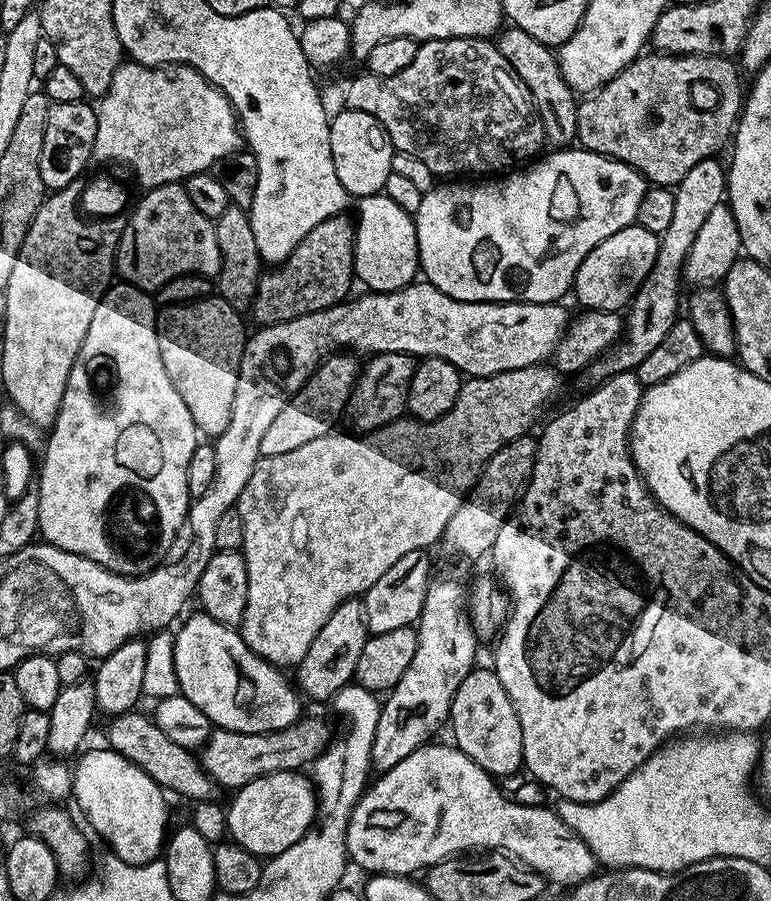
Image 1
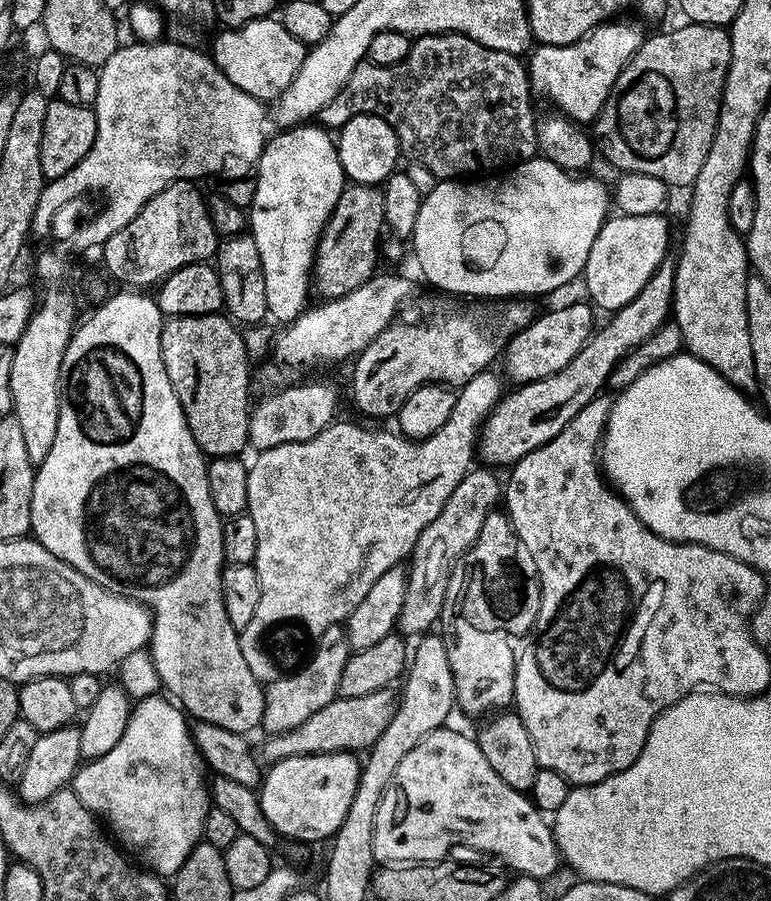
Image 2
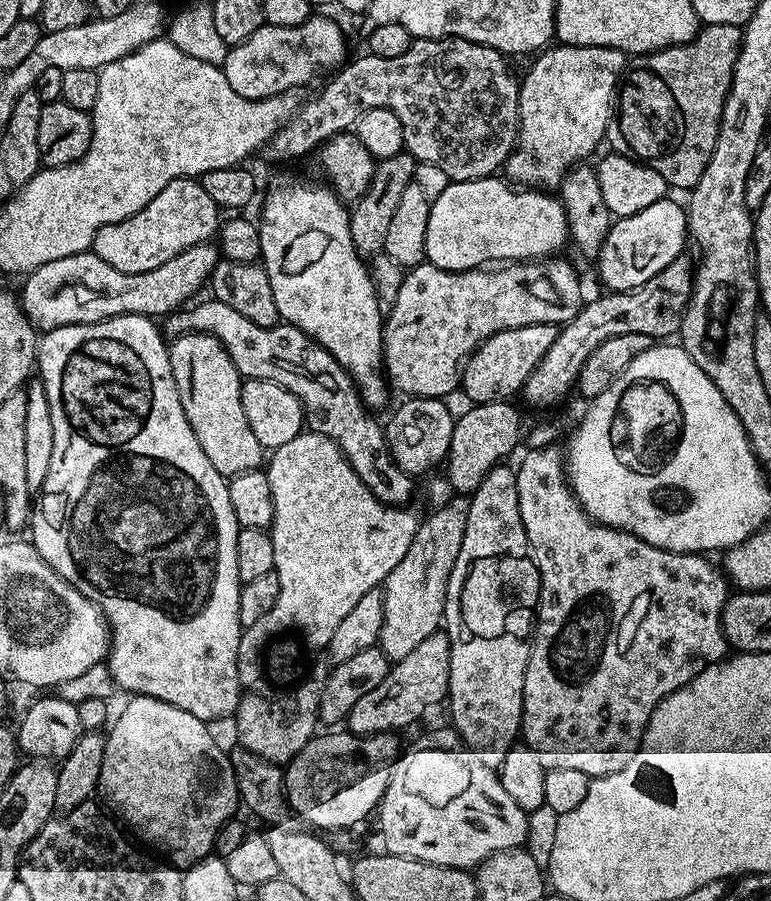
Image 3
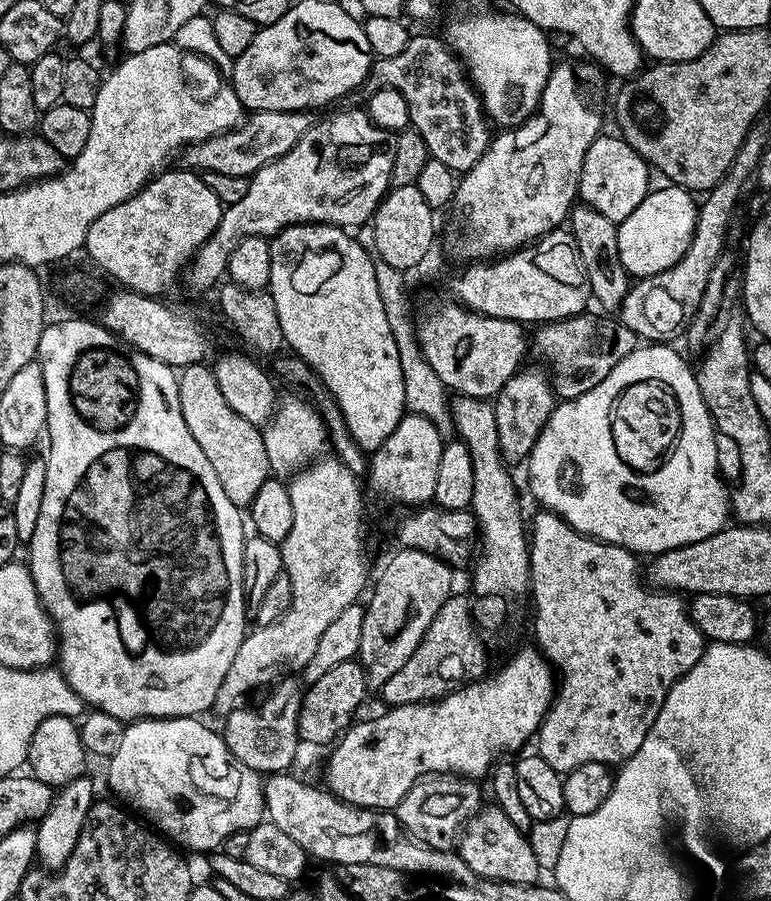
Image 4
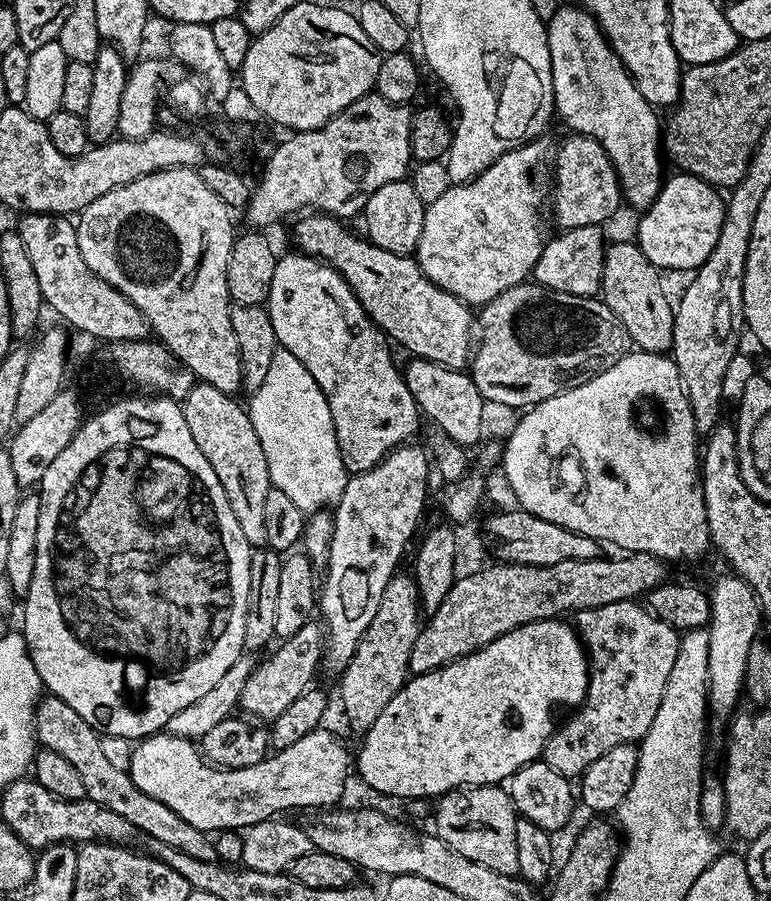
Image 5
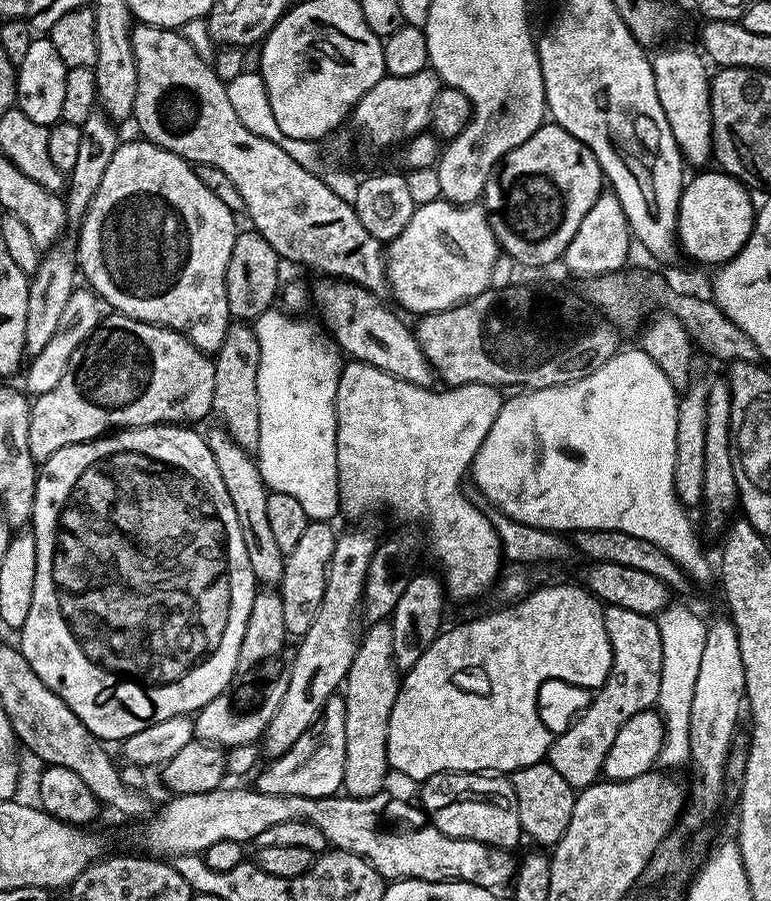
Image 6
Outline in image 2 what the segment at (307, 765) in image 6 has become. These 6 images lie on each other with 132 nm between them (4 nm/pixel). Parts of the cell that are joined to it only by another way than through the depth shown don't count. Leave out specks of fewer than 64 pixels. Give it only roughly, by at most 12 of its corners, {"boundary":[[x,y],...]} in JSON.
{"boundary":[[135,701],[70,787],[147,871],[204,835],[206,765],[185,713]]}

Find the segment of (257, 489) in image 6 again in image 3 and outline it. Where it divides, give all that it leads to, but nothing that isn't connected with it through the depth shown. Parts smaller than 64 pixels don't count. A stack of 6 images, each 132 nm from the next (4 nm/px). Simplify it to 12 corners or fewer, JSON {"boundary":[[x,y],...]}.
{"boundary":[[222,342],[168,344],[186,422],[225,478],[266,449],[242,410],[242,377]]}

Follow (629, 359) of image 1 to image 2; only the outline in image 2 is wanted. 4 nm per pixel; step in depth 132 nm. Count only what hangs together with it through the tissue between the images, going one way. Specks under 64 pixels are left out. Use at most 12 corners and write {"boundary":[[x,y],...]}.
{"boundary":[[675,259],[558,374],[503,395],[479,459],[516,464],[601,395],[669,323]]}

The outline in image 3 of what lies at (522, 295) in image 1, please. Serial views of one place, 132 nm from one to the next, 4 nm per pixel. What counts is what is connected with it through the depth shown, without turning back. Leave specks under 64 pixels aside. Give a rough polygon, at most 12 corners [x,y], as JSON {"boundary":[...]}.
{"boundary":[[493,174],[430,206],[426,260],[465,272],[551,257],[558,200]]}

